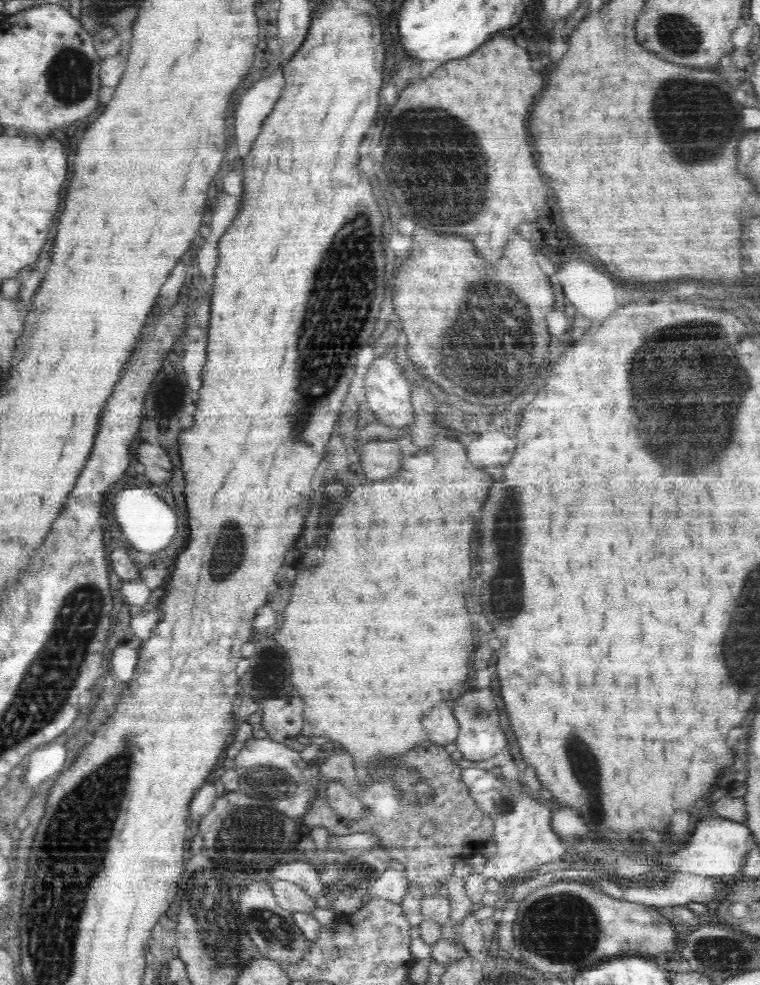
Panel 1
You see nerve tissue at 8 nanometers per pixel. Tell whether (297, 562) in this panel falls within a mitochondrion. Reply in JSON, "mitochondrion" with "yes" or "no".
{"mitochondrion":"no"}

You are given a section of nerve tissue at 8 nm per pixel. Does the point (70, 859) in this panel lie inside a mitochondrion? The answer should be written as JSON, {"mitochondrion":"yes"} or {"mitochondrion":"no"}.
{"mitochondrion":"yes"}

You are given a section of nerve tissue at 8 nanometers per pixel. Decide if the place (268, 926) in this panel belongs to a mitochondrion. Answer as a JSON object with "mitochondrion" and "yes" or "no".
{"mitochondrion":"yes"}

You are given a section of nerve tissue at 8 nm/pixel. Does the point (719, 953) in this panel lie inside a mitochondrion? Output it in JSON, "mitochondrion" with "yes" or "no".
{"mitochondrion":"yes"}

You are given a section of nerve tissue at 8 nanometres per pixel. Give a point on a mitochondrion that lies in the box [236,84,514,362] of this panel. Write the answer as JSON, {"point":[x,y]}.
{"point":[431,152]}

